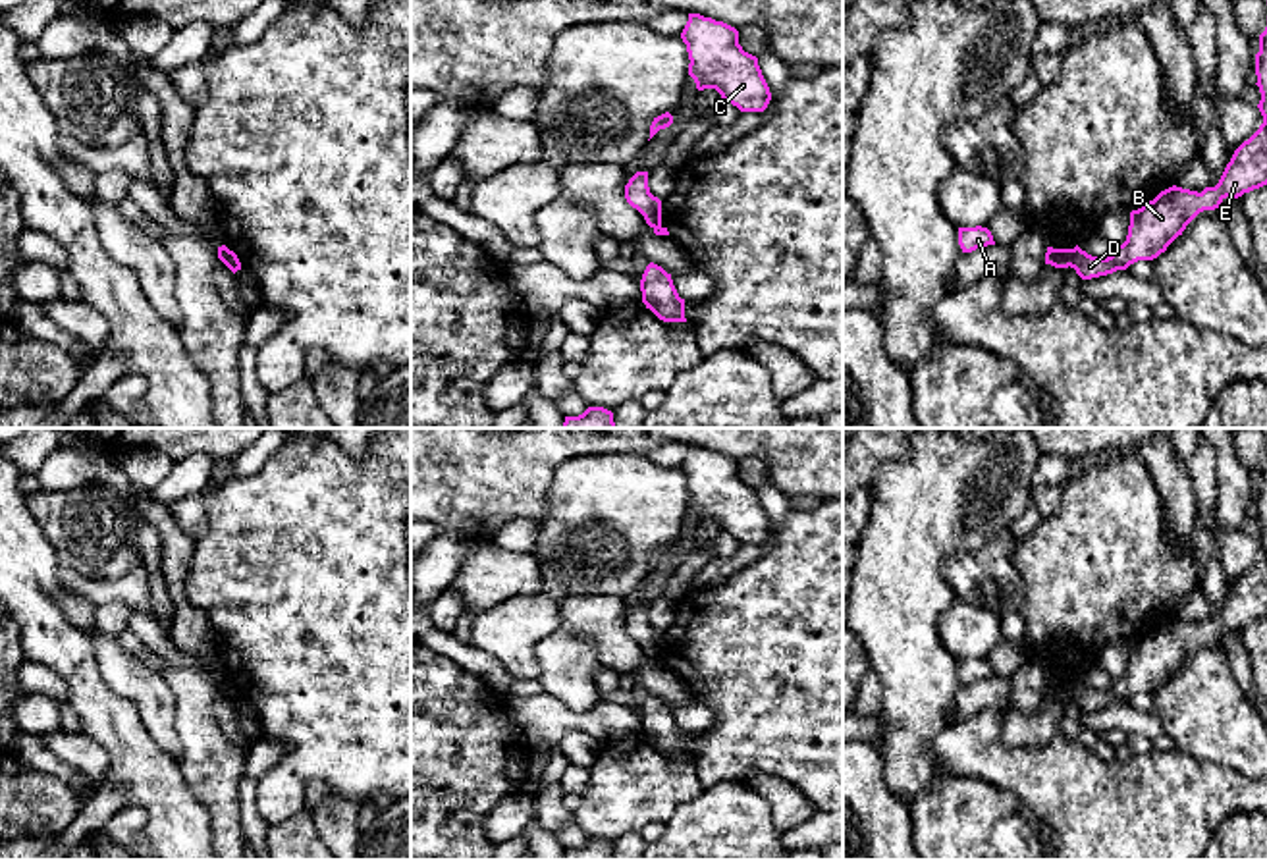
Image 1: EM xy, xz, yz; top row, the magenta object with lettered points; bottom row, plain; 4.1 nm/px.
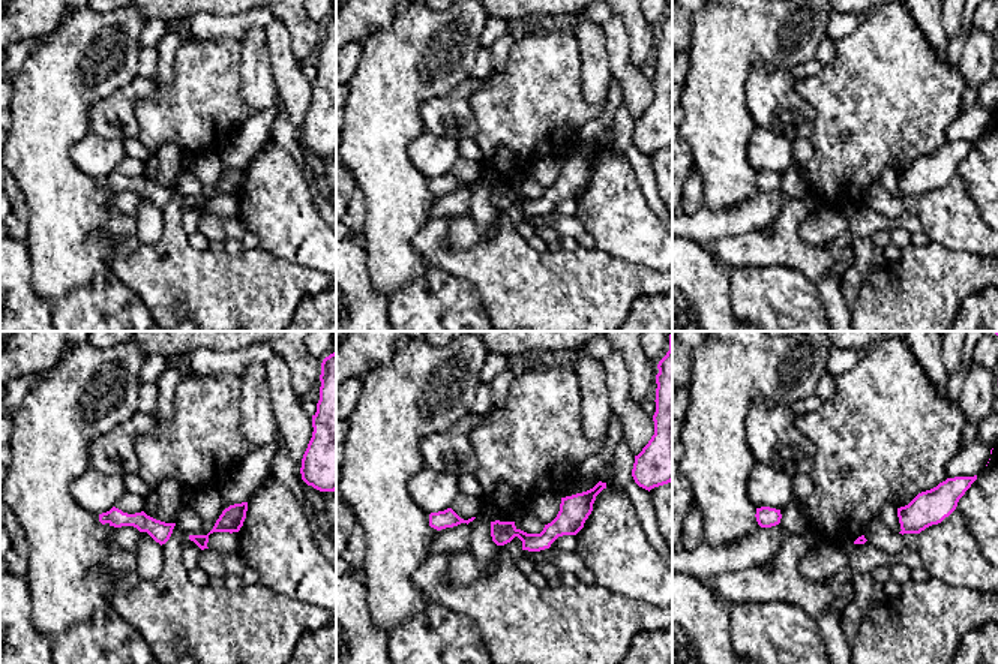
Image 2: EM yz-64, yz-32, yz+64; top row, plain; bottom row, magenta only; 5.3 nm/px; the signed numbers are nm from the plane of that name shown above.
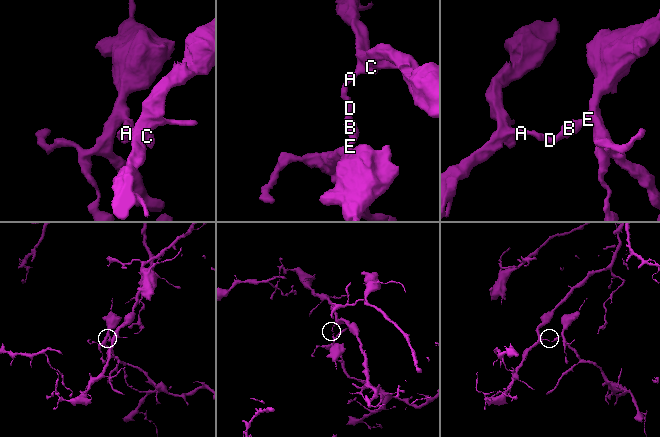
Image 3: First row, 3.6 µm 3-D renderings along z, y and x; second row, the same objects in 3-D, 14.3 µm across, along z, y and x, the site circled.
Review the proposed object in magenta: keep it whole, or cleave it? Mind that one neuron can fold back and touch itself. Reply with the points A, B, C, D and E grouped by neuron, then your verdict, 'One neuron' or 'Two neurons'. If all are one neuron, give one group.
Groups: A C / B D E. Two neurons

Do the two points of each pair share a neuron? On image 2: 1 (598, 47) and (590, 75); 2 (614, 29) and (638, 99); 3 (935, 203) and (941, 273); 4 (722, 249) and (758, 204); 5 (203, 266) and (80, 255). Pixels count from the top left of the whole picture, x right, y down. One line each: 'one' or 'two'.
1: one
2: one
3: two
4: two
5: two

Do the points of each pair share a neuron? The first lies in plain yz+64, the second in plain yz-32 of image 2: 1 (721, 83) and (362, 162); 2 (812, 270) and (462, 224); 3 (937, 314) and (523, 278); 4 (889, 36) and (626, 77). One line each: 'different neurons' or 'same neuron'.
1: same neuron
2: different neurons
3: same neuron
4: different neurons

